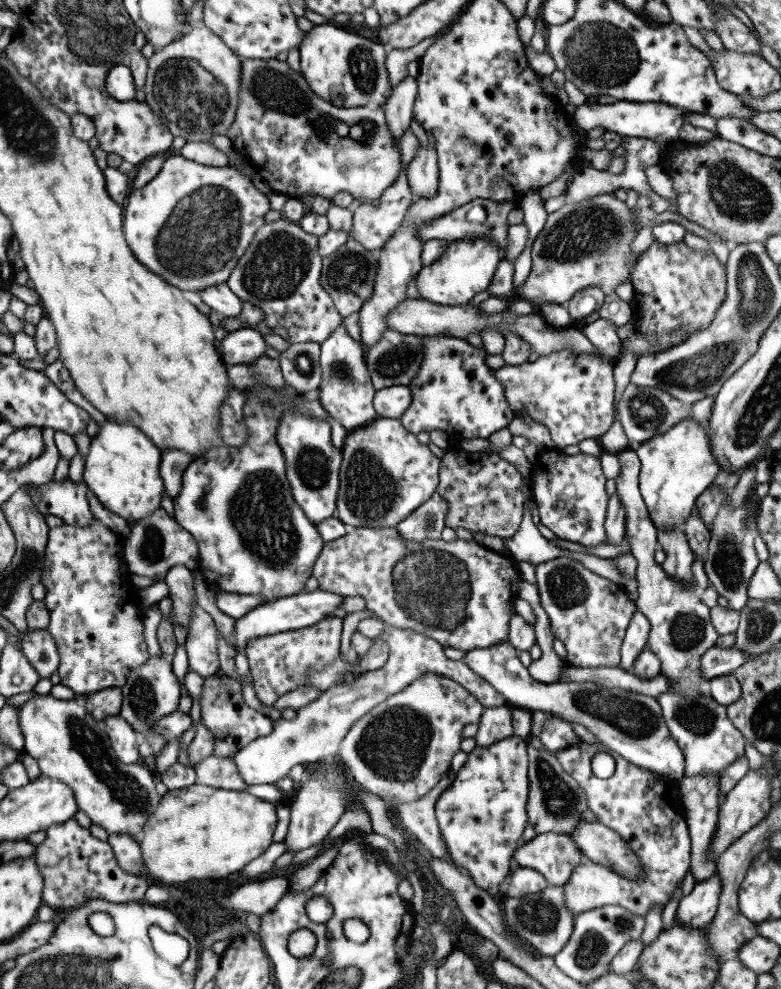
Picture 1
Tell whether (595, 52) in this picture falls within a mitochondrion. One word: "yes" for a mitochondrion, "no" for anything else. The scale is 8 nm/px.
yes

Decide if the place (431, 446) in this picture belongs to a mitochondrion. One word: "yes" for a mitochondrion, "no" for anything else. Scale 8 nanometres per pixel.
no

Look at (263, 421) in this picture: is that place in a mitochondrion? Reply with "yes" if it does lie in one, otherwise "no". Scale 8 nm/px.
no

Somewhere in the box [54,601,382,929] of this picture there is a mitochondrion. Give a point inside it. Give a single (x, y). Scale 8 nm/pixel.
(125, 789)

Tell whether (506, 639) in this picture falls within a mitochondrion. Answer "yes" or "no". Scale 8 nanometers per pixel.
no

